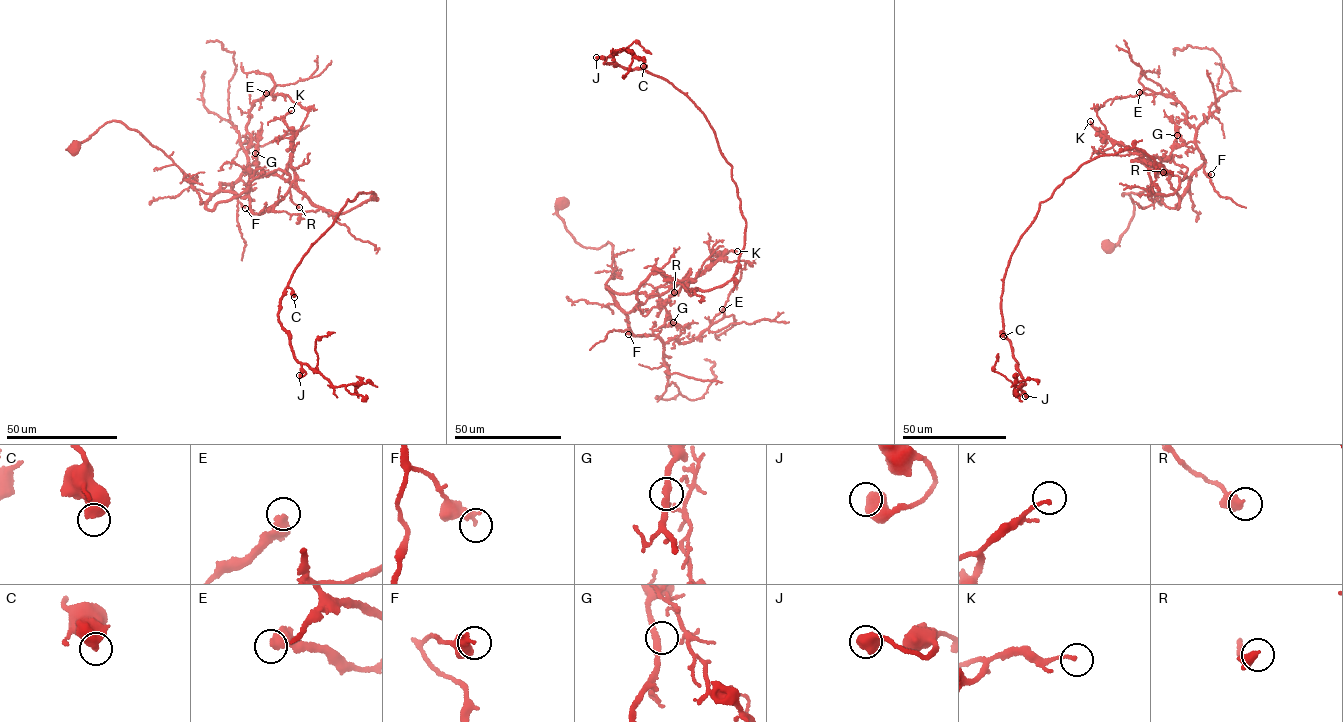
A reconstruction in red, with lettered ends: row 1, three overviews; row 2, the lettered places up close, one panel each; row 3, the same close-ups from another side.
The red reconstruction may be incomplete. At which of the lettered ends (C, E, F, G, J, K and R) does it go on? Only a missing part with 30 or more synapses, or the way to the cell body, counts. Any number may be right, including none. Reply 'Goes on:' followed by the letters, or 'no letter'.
Goes on: no letter

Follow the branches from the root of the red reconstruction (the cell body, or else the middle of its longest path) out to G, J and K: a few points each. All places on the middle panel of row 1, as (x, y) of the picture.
G: (560, 201), (557, 213), (575, 241), (612, 246), (615, 275), (606, 285), (630, 332), (655, 335), (673, 322)
J: (560, 201), (612, 246), (625, 312), (655, 269), (736, 273), (705, 116), (596, 57)
K: (560, 201), (575, 241), (612, 246), (615, 275), (606, 285), (625, 312), (647, 315), (737, 251)

